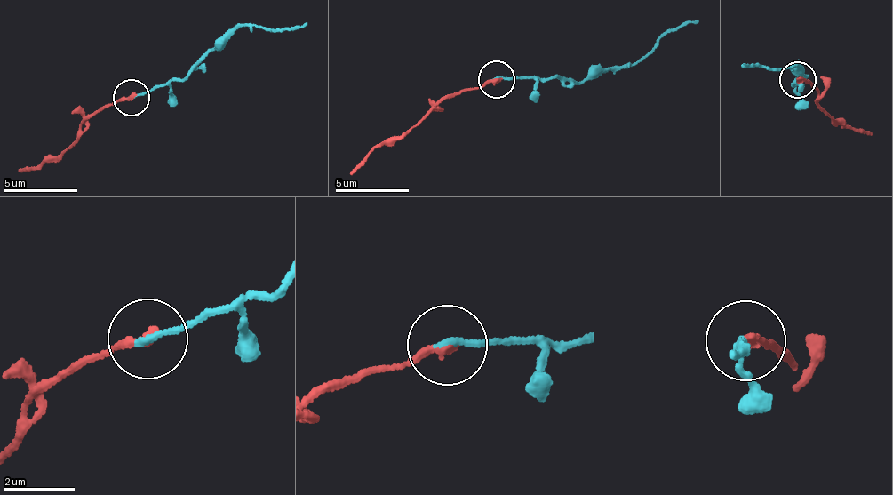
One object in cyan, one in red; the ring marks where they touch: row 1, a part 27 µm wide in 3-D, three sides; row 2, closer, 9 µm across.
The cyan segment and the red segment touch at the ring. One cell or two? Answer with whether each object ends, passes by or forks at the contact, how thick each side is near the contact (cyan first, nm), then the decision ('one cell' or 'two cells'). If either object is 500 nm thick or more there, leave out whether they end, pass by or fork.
cyan ends | red ends | 200/260 nm | one cell

